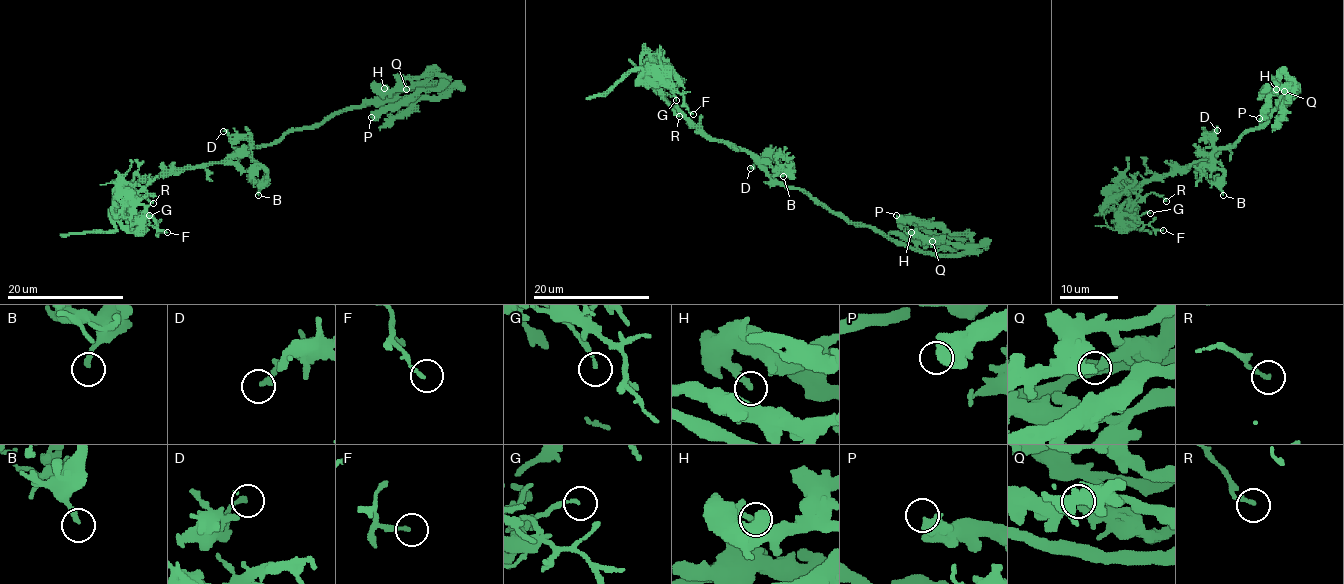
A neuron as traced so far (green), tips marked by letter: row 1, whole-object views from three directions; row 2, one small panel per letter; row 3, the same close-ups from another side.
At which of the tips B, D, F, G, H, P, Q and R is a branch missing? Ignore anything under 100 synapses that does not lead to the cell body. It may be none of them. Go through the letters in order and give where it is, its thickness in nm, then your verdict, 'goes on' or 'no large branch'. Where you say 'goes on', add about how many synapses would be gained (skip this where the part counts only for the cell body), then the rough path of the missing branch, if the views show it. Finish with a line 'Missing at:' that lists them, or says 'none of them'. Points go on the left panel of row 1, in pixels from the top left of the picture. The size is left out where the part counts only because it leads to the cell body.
B: at (258, 195); 220 nm thick; no large branch
D: at (223, 131); 240 nm thick; no large branch
F: at (167, 232); 130 nm thick; no large branch
G: at (149, 215); 150 nm thick; no large branch
H: at (384, 88); 180 nm thick; no large branch
P: at (371, 117); 650 nm thick; no large branch
Q: at (406, 89); 400 nm thick; no large branch
R: at (153, 203); 180 nm thick; no large branch
Missing at: none of them

